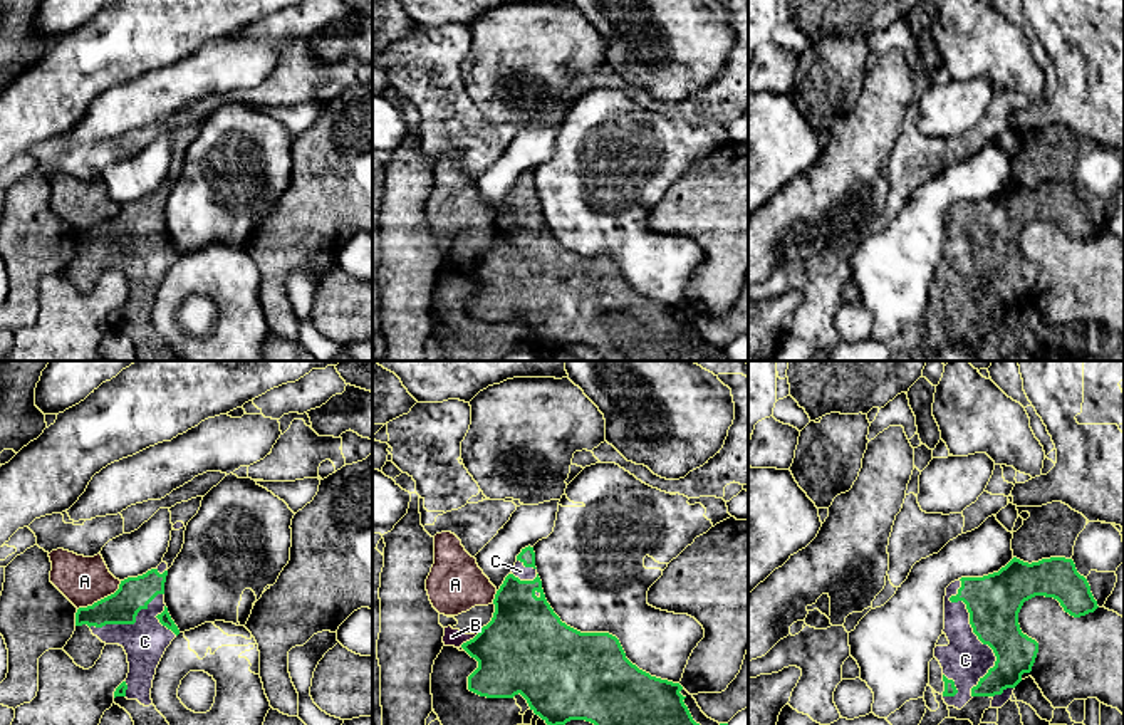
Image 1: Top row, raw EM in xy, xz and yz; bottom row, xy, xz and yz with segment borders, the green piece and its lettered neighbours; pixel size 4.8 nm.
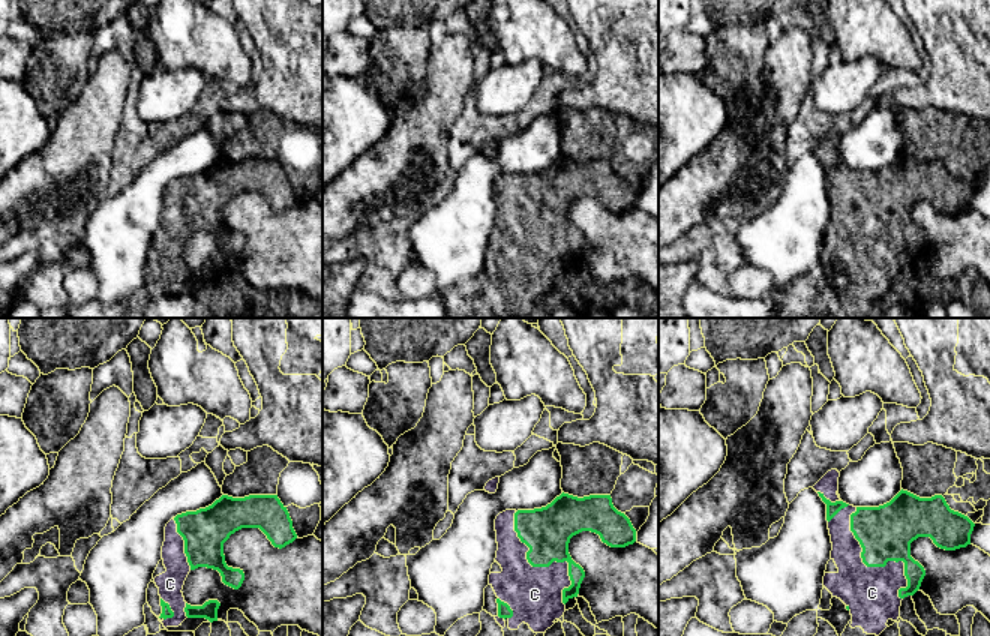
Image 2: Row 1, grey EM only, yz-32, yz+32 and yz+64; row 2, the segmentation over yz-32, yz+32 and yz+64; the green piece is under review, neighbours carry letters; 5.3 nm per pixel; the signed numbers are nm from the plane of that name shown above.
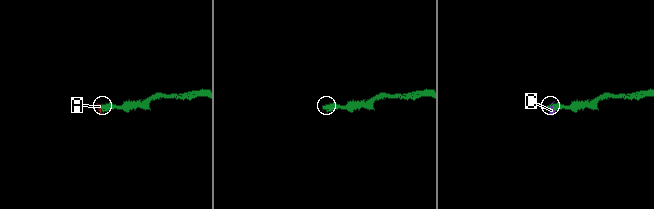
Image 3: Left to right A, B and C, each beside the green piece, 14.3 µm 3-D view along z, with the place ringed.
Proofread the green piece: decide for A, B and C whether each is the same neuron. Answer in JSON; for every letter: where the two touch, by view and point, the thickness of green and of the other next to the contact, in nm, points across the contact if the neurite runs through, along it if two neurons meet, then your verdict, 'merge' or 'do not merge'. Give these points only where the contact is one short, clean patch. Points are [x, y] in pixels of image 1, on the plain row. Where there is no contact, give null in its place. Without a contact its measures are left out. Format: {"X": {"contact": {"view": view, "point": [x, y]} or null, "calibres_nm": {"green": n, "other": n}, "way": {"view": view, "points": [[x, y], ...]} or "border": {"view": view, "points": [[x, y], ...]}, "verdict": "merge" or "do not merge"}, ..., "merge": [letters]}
{"A": {"contact": {"view": "xy", "point": [101, 224]}, "calibres_nm": {"green": 160, "other": 220}, "border": {"view": "xy", "points": [[121, 205], [113, 217], [78, 234]]}, "verdict": "do not merge"}, "B": {"contact": {"view": "xz", "point": [470, 264]}, "calibres_nm": {"green": 400, "other": 80}, "border": {"view": "xz", "points": [[480, 255], [460, 271]]}, "verdict": "do not merge"}, "C": {"contact": {"view": "yz", "point": [973, 255]}, "calibres_nm": {"green": 260, "other": 220}, "verdict": "merge"}, "merge": ["C"]}

